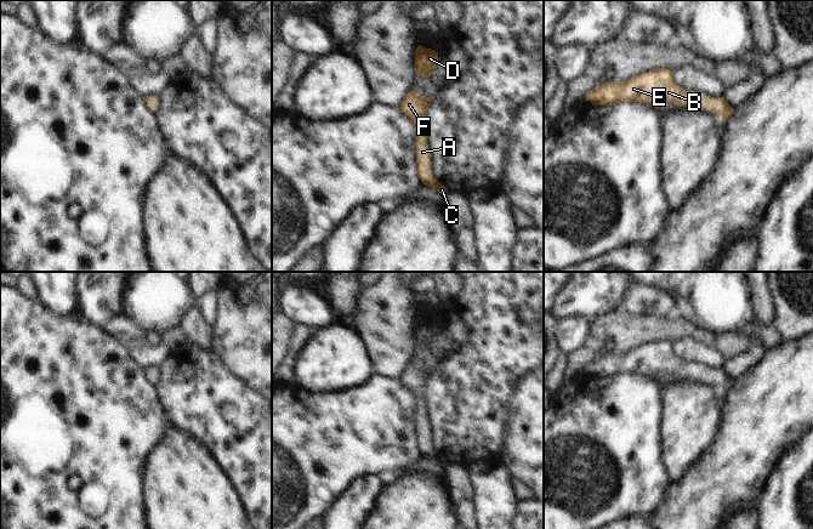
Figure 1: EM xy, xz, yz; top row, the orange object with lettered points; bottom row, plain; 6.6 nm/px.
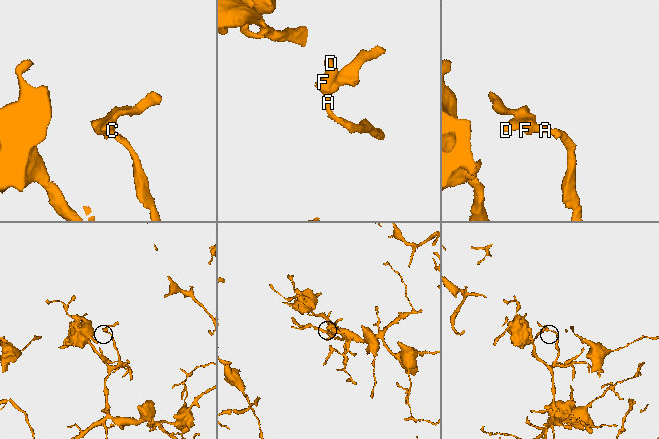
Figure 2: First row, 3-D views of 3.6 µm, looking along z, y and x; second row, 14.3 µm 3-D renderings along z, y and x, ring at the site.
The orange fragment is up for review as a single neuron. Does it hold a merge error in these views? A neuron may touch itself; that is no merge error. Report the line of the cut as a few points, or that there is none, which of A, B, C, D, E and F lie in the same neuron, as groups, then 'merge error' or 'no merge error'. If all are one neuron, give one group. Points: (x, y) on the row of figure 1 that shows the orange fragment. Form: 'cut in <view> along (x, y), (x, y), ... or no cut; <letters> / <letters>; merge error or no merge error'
no cut; A B C D E F; no merge error

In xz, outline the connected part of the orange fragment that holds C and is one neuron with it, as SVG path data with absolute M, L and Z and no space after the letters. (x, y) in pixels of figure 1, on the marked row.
M410 90L399 104L399 109L408 115L415 124L416 129L416 163L419 165L417 175L423 184L430 184L442 195L448 190L432 175L430 161L432 155L428 148L425 114L434 97L420 96L419 92Z

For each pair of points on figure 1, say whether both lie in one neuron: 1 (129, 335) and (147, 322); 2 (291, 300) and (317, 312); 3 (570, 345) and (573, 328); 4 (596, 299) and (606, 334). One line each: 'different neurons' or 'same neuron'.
1: different neurons
2: same neuron
3: same neuron
4: different neurons

